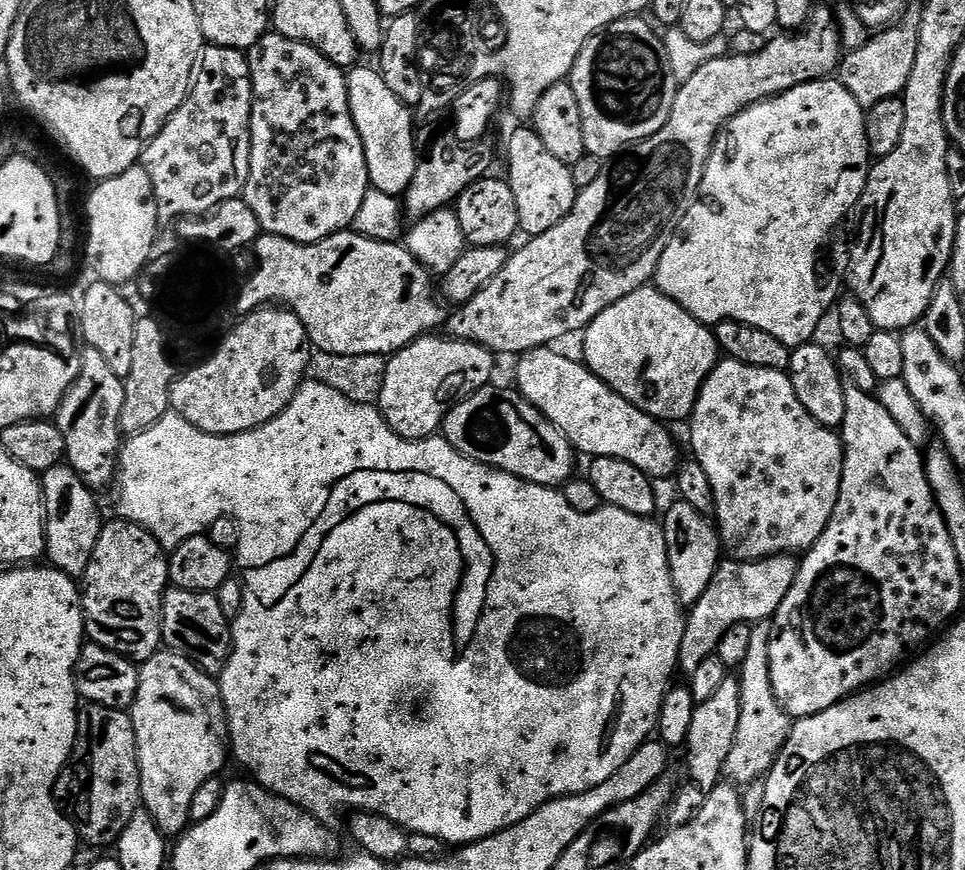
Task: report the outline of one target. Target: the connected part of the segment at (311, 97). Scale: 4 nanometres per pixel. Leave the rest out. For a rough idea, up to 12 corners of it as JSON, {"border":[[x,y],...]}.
{"border":[[248,52],[248,181],[269,236],[317,244],[369,187],[346,76]]}

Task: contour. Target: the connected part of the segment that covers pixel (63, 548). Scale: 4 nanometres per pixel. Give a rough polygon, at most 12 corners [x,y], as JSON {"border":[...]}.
{"border":[[71,465],[45,471],[44,552],[83,575],[100,536],[93,493]]}

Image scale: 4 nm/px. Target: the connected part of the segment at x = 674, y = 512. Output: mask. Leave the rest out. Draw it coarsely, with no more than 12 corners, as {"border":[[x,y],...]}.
{"border":[[686,503],[664,512],[662,543],[681,605],[721,564],[719,531]]}

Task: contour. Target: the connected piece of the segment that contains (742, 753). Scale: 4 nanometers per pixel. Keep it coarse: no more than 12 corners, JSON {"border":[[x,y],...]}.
{"border":[[771,627],[751,629],[740,660],[733,785],[759,781],[784,748],[790,717],[770,682]]}

